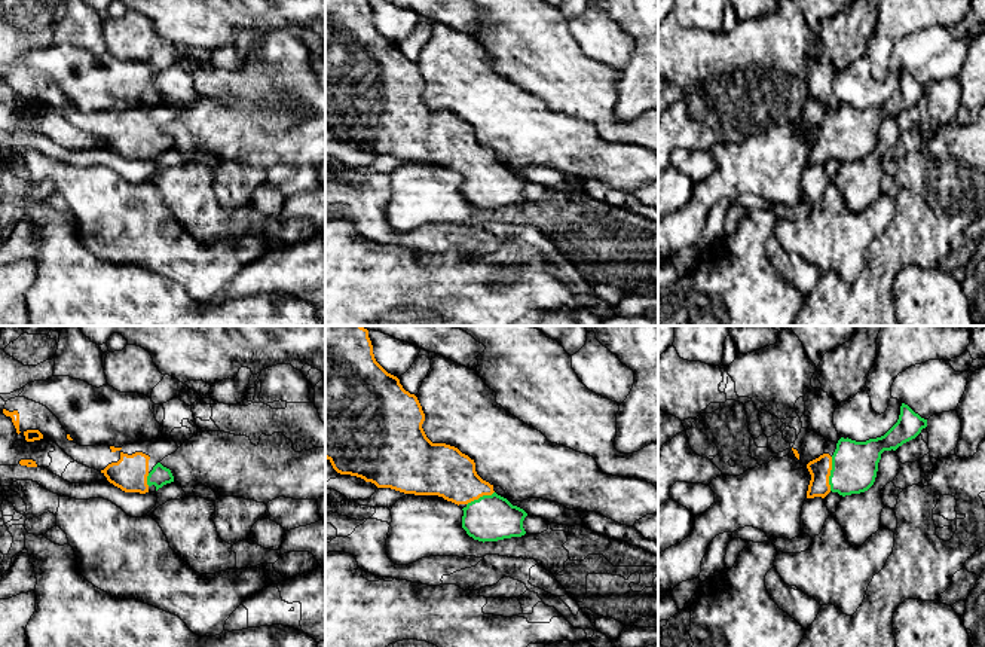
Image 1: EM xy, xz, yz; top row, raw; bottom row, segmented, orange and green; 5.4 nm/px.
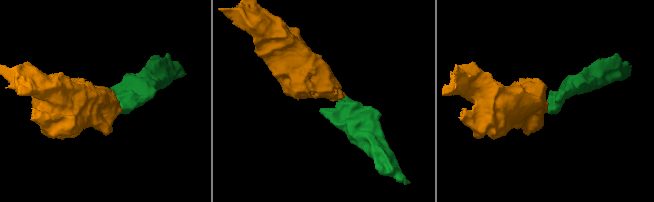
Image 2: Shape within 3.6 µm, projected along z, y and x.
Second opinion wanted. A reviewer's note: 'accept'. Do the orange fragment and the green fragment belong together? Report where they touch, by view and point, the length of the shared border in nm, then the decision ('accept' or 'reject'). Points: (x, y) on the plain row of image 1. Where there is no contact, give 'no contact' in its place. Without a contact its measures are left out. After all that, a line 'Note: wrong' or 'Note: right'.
yz (829, 140) | 180 nm | accept
Note: right

